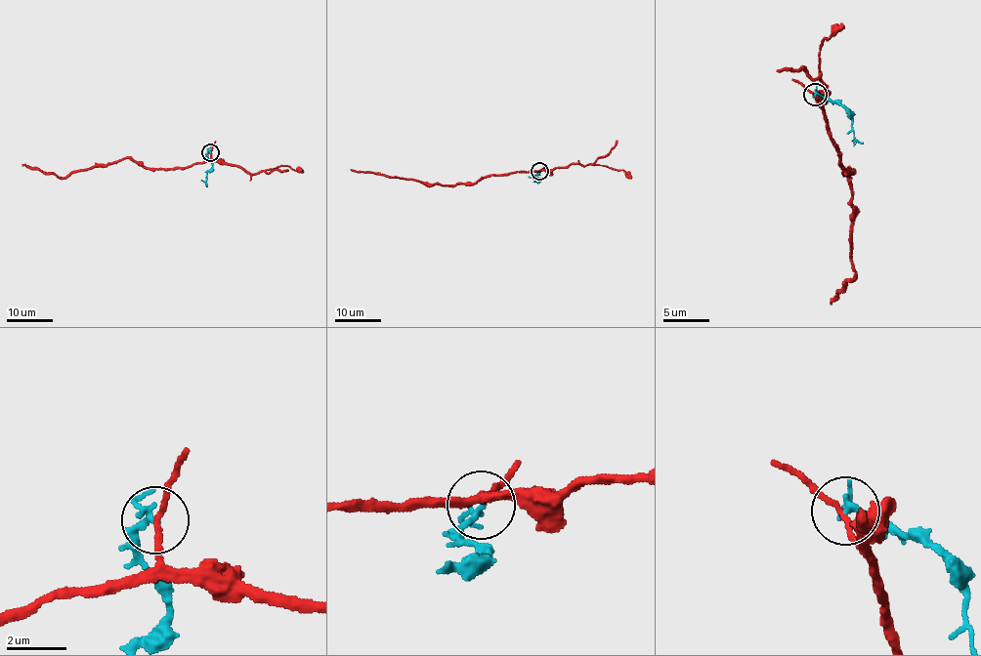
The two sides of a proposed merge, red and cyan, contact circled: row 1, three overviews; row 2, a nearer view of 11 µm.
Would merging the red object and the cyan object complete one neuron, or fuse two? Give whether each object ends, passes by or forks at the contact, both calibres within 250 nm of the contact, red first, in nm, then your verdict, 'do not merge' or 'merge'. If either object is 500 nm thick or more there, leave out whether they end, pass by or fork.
red passes by | cyan passes by | 170/190 nm | do not merge

